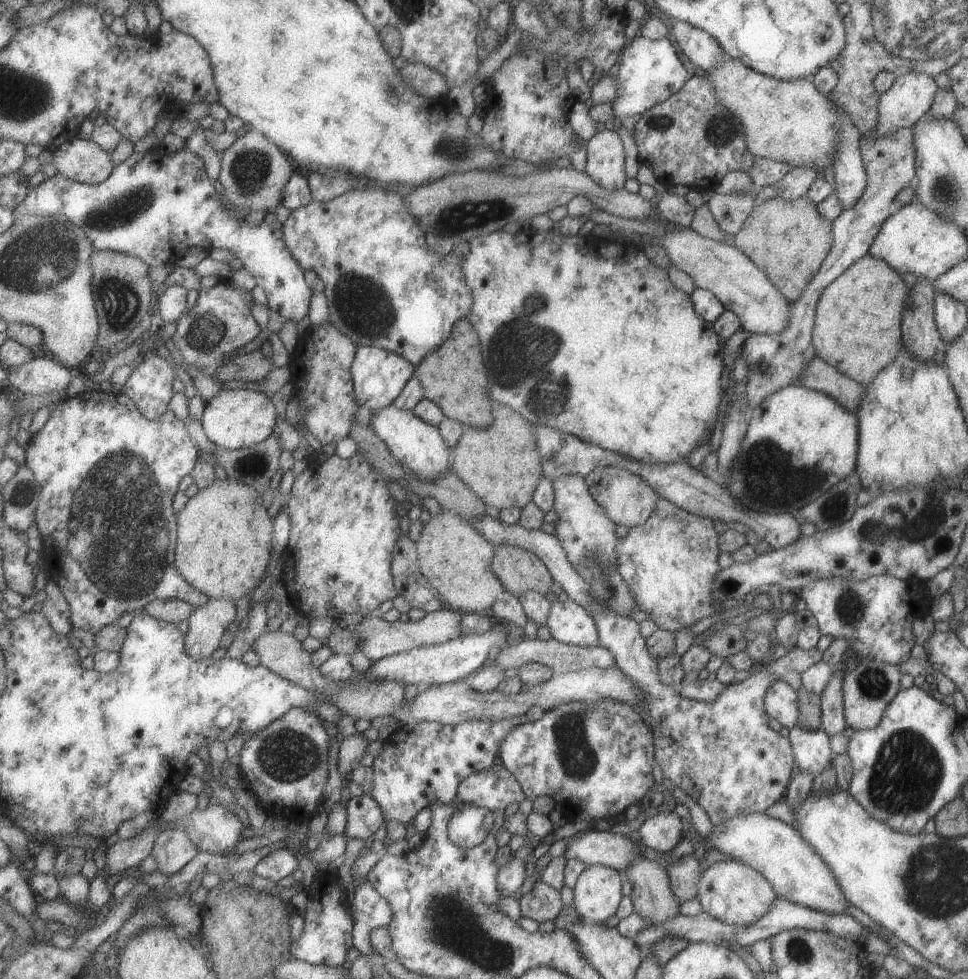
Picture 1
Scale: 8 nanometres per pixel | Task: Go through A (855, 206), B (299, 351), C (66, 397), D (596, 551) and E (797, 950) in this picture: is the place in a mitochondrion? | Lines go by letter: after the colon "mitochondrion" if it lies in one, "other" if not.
A: other
B: other
C: other
D: mitochondrion
E: mitochondrion

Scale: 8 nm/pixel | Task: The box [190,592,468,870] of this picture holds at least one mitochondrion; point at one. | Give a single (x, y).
(286, 756)

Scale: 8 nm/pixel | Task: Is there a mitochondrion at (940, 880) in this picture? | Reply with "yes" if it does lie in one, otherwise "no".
yes

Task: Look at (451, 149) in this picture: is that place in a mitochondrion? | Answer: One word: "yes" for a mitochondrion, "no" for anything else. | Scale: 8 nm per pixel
yes

